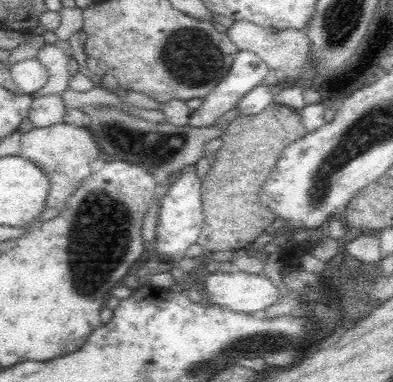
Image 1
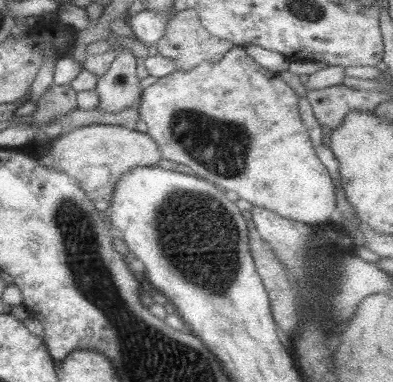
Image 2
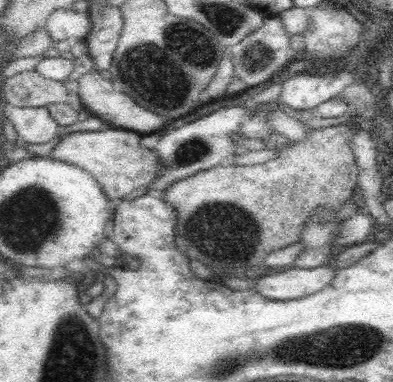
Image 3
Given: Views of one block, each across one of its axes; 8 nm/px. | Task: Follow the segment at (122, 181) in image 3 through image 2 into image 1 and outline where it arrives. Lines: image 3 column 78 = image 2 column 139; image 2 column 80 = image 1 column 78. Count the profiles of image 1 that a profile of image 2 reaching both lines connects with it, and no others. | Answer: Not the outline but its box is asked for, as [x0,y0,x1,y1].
[20,124,102,222]

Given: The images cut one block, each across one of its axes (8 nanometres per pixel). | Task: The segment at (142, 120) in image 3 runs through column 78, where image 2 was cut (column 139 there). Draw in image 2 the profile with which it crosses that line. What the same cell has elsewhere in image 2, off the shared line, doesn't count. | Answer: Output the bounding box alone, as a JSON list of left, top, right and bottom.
[95,50,141,112]

